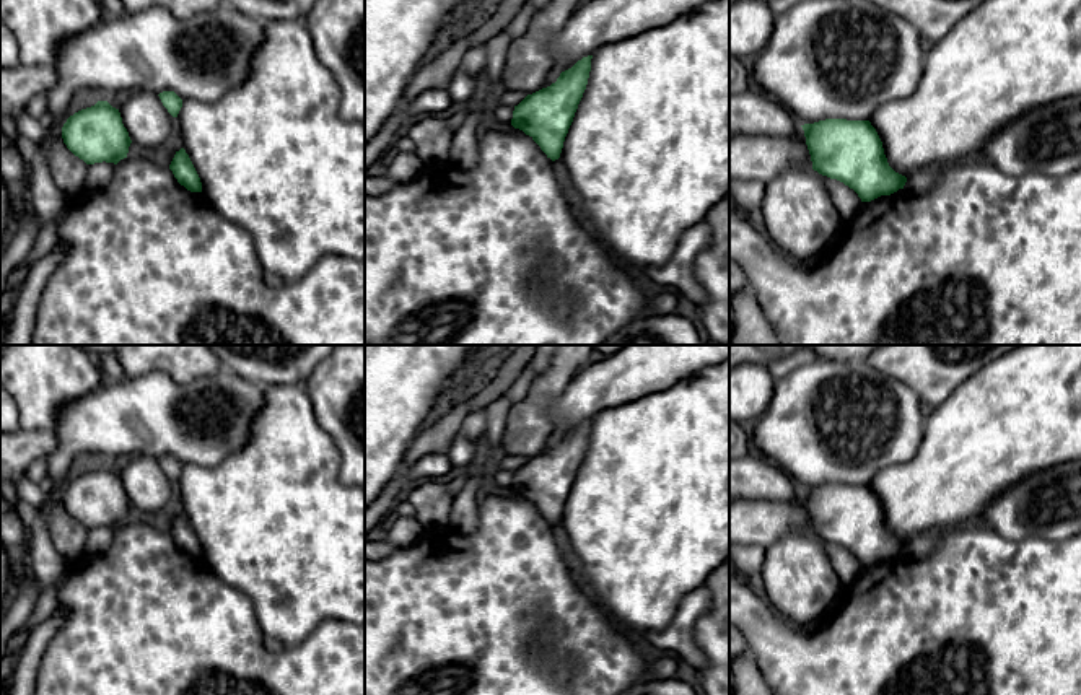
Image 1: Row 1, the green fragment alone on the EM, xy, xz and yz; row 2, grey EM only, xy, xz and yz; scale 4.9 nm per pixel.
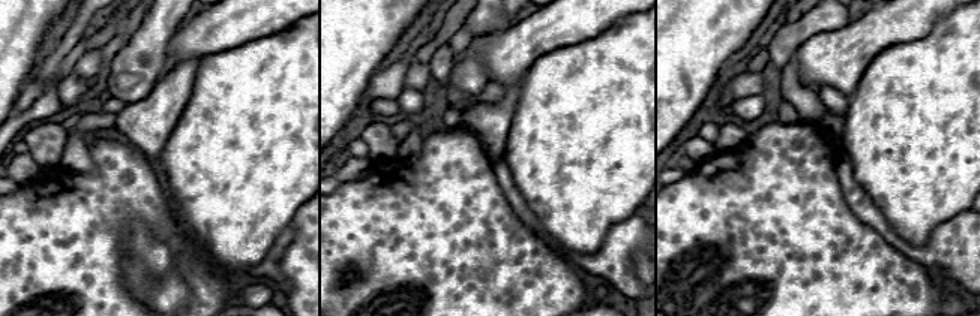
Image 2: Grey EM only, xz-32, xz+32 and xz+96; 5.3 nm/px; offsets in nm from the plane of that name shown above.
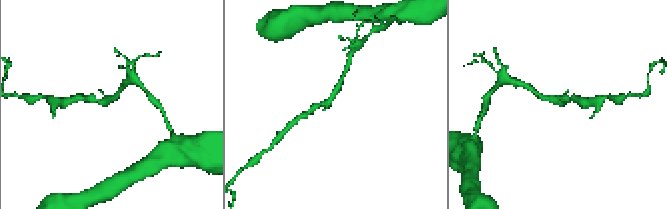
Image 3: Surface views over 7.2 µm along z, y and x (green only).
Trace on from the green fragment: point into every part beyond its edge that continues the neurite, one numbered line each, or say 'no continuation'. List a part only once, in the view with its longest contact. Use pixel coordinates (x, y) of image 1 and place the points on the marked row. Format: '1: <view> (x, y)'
no continuation

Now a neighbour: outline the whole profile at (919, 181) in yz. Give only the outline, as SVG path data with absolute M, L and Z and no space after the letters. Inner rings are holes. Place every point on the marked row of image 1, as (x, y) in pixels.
M921 168L915 169L908 174L907 182L904 186L913 195L920 195L930 190L938 179L938 168Z

